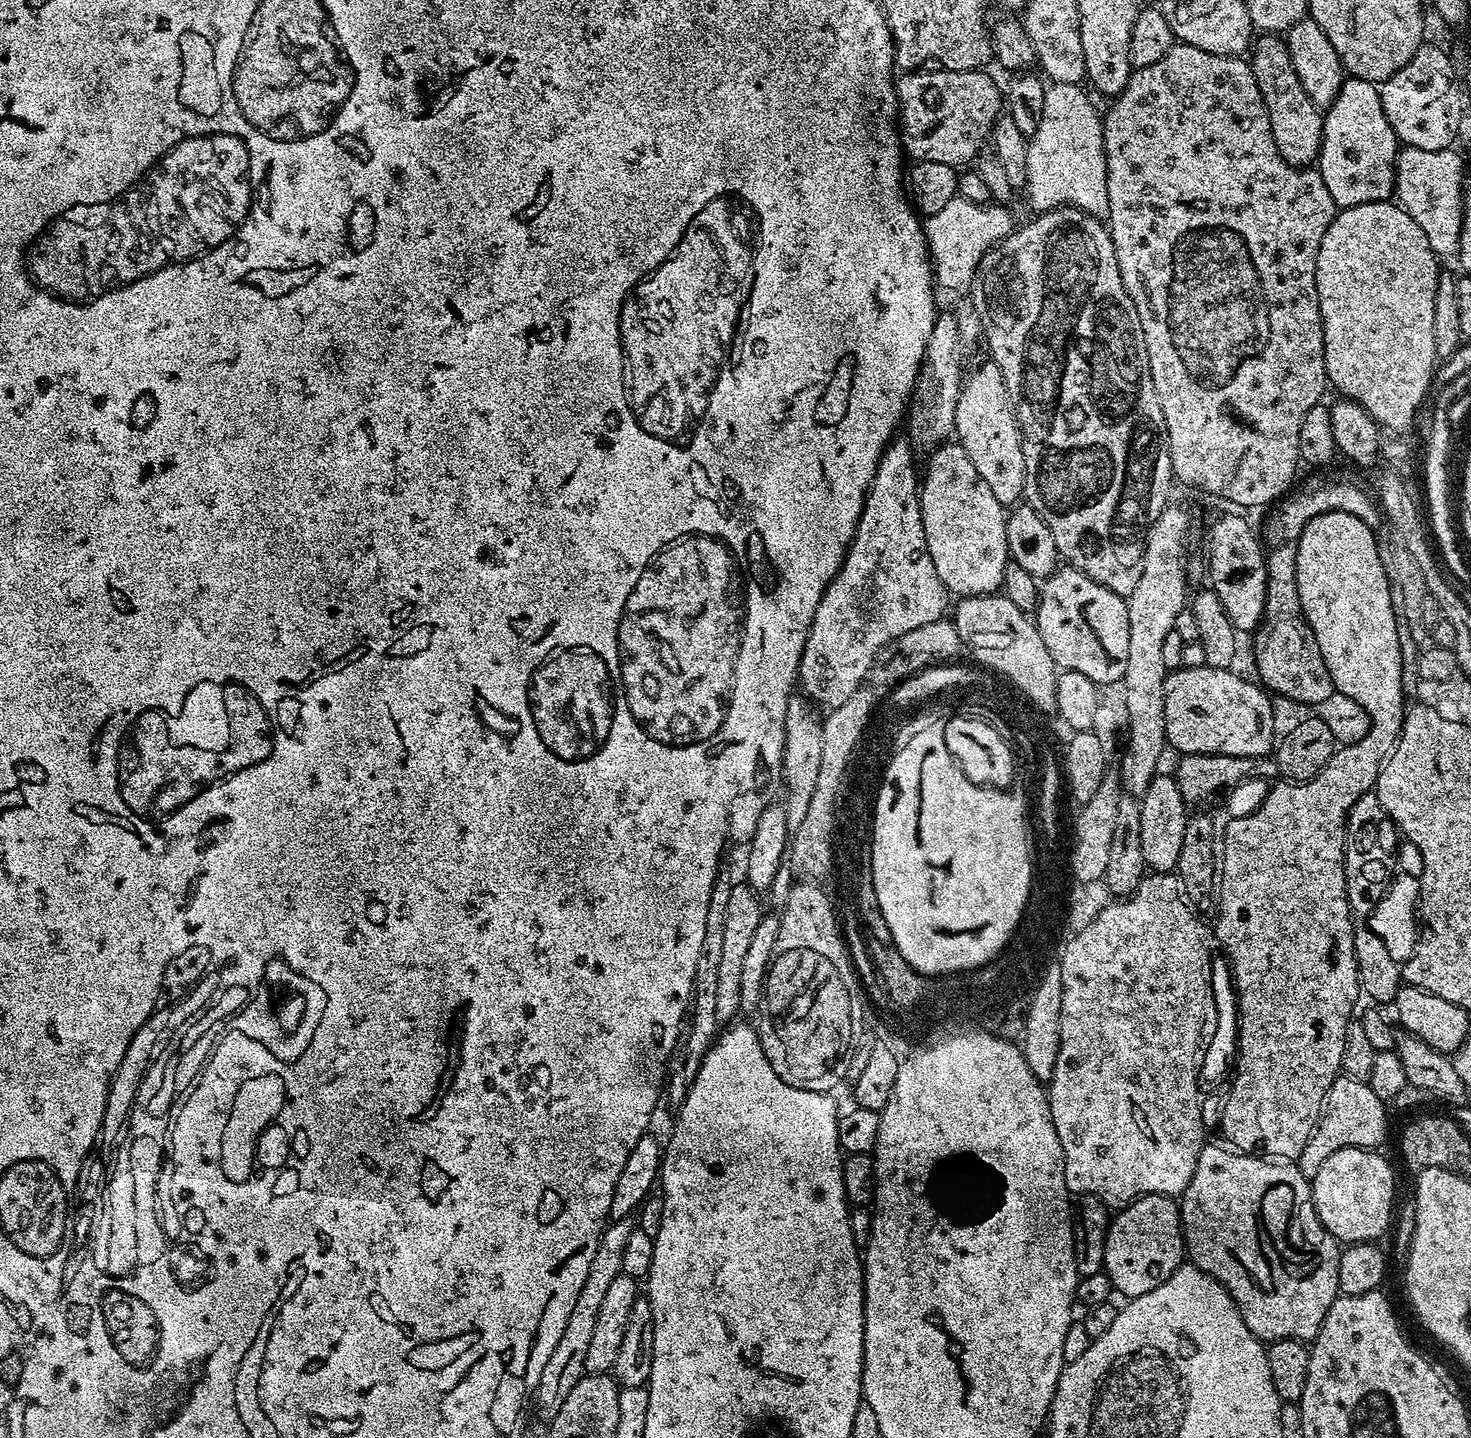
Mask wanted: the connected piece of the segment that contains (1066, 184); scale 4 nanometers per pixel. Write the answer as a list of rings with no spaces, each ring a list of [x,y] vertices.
[[[1054,84],[1046,87],[1042,122],[1028,140],[1026,154],[1026,193],[1033,213],[1054,208],[1081,208],[1091,216],[1108,215],[1108,167],[1104,157],[1104,126],[1092,100],[1080,84]]]

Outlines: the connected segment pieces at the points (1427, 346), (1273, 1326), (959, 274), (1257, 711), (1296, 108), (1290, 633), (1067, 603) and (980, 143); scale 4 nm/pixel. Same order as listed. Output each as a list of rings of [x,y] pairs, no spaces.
[[[1392,200],[1366,202],[1358,206],[1350,206],[1337,211],[1336,220],[1326,230],[1326,238],[1322,238],[1322,246],[1318,250],[1316,263],[1316,285],[1318,286],[1318,302],[1320,313],[1324,319],[1324,365],[1328,375],[1328,383],[1340,391],[1339,395],[1346,400],[1358,402],[1380,425],[1381,429],[1393,433],[1404,434],[1416,420],[1416,411],[1420,403],[1428,396],[1428,387],[1432,384],[1432,371],[1438,367],[1434,354],[1434,298],[1438,290],[1438,282],[1442,269],[1438,265],[1438,257],[1430,250],[1430,242],[1426,242],[1426,234],[1422,234],[1422,226],[1410,218],[1410,214],[1399,203]]]
[[[1212,1142],[1205,1143],[1204,1148],[1198,1154],[1198,1166],[1194,1166],[1194,1178],[1190,1178],[1190,1186],[1186,1186],[1183,1196],[1179,1197],[1180,1226],[1184,1230],[1187,1259],[1195,1264],[1201,1272],[1216,1280],[1228,1292],[1232,1301],[1236,1303],[1237,1310],[1240,1311],[1242,1322],[1246,1322],[1250,1334],[1257,1336],[1261,1342],[1273,1342],[1275,1340],[1311,1342],[1316,1339],[1330,1306],[1335,1302],[1337,1296],[1341,1295],[1338,1286],[1341,1245],[1335,1236],[1326,1231],[1324,1224],[1316,1216],[1316,1207],[1312,1201],[1311,1183],[1300,1173],[1295,1163],[1273,1162],[1267,1158],[1257,1158],[1229,1150],[1227,1147],[1224,1148],[1219,1148]]]
[[[957,194],[938,214],[927,217],[926,231],[935,283],[952,288],[955,284],[971,285],[981,258],[1001,240],[1012,235],[1014,223],[1011,214],[999,208],[996,202],[975,204]]]
[[[1182,668],[1176,671],[1169,671],[1167,678],[1164,679],[1164,709],[1166,710],[1166,738],[1168,739],[1168,748],[1174,750],[1177,748],[1178,753],[1185,756],[1188,755],[1228,755],[1228,756],[1245,756],[1246,758],[1254,758],[1255,756],[1267,757],[1273,751],[1274,745],[1277,743],[1278,735],[1275,730],[1275,714],[1273,712],[1274,700],[1271,695],[1259,683],[1251,682],[1249,679],[1243,679],[1236,674],[1228,672],[1228,669],[1214,669],[1214,668]]]
[[[1276,34],[1257,35],[1250,63],[1254,82],[1258,82],[1258,90],[1270,118],[1274,142],[1282,158],[1286,158],[1290,166],[1299,169],[1315,165],[1320,159],[1320,147],[1324,141],[1324,118],[1321,109],[1310,102],[1310,96],[1298,78],[1298,70],[1294,68],[1294,58],[1290,56],[1287,43]]]
[[[1292,544],[1271,545],[1266,559],[1266,606],[1255,645],[1255,675],[1269,693],[1298,705],[1315,706],[1318,702],[1326,702],[1326,698],[1334,695],[1332,679],[1312,639],[1312,627],[1304,617],[1302,598],[1298,598],[1298,570],[1292,572]]]
[[[1060,566],[1051,578],[1040,584],[1040,602],[1036,605],[1034,619],[1038,634],[1042,634],[1042,642],[1046,642],[1046,650],[1050,650],[1050,658],[1054,658],[1057,669],[1086,674],[1086,678],[1098,686],[1119,685],[1123,681],[1130,655],[1130,618],[1125,597],[1106,590],[1106,586],[1094,582],[1094,578],[1076,568]]]
[[[908,70],[903,73],[904,76],[895,81],[896,94],[898,97],[898,131],[900,134],[901,145],[909,157],[913,161],[929,160],[930,162],[948,163],[955,166],[968,164],[980,151],[984,148],[984,143],[989,143],[992,130],[996,127],[996,119],[1002,115],[1002,88],[999,88],[990,77],[987,71],[977,70],[975,72],[945,72],[943,70],[935,70],[936,72],[928,72],[929,70]]]

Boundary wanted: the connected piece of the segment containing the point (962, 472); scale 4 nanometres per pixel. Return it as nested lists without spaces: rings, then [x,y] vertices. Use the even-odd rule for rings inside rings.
[[[959,442],[942,444],[938,451],[927,457],[928,473],[923,473],[920,489],[922,526],[926,530],[926,546],[934,558],[934,570],[942,578],[945,588],[953,597],[987,596],[1001,591],[1004,571],[1010,563],[1006,542],[1006,508],[994,498],[986,478],[974,470],[974,462]]]

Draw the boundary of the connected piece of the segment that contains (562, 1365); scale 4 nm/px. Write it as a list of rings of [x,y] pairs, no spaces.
[[[633,1215],[611,1221],[600,1236],[598,1250],[594,1252],[594,1259],[590,1262],[590,1271],[583,1282],[583,1288],[579,1291],[578,1298],[570,1310],[570,1316],[566,1320],[566,1327],[562,1332],[558,1344],[554,1346],[554,1353],[550,1354],[545,1369],[542,1370],[542,1377],[539,1378],[539,1386],[534,1389],[532,1396],[533,1403],[540,1417],[544,1420],[551,1420],[554,1414],[561,1409],[562,1403],[586,1374],[585,1364],[587,1351],[590,1350],[591,1339],[594,1338],[595,1323],[598,1320],[598,1312],[601,1310],[603,1296],[610,1290],[610,1285],[616,1277],[623,1275],[621,1270],[623,1251],[626,1250],[627,1241],[630,1235],[636,1231],[637,1219]]]

